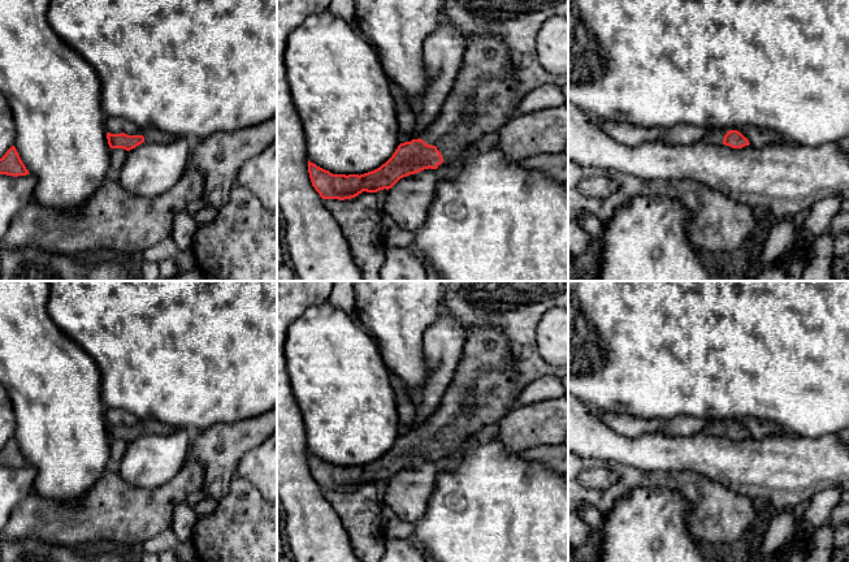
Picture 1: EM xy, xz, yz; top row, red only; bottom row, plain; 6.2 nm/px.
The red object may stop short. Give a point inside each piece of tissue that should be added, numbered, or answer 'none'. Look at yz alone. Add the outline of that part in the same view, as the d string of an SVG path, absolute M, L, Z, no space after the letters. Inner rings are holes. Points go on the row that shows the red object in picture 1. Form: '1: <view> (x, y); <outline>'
1: yz (715, 137); M715 127L715 129L711 129L711 131L705 135L702 142L714 144L714 146L722 146L725 134L727 134L727 130L724 127Z

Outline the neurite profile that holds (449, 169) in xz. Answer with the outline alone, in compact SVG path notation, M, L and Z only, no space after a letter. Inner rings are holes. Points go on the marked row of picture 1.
M477 144L467 146L462 152L459 152L455 157L451 160L443 161L441 165L438 165L438 180L452 180L456 177L456 174L460 172L463 167L463 159L467 155L476 155L478 152Z

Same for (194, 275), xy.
M194 268L189 272L183 272L165 281L225 281L225 280L207 276L199 268Z

